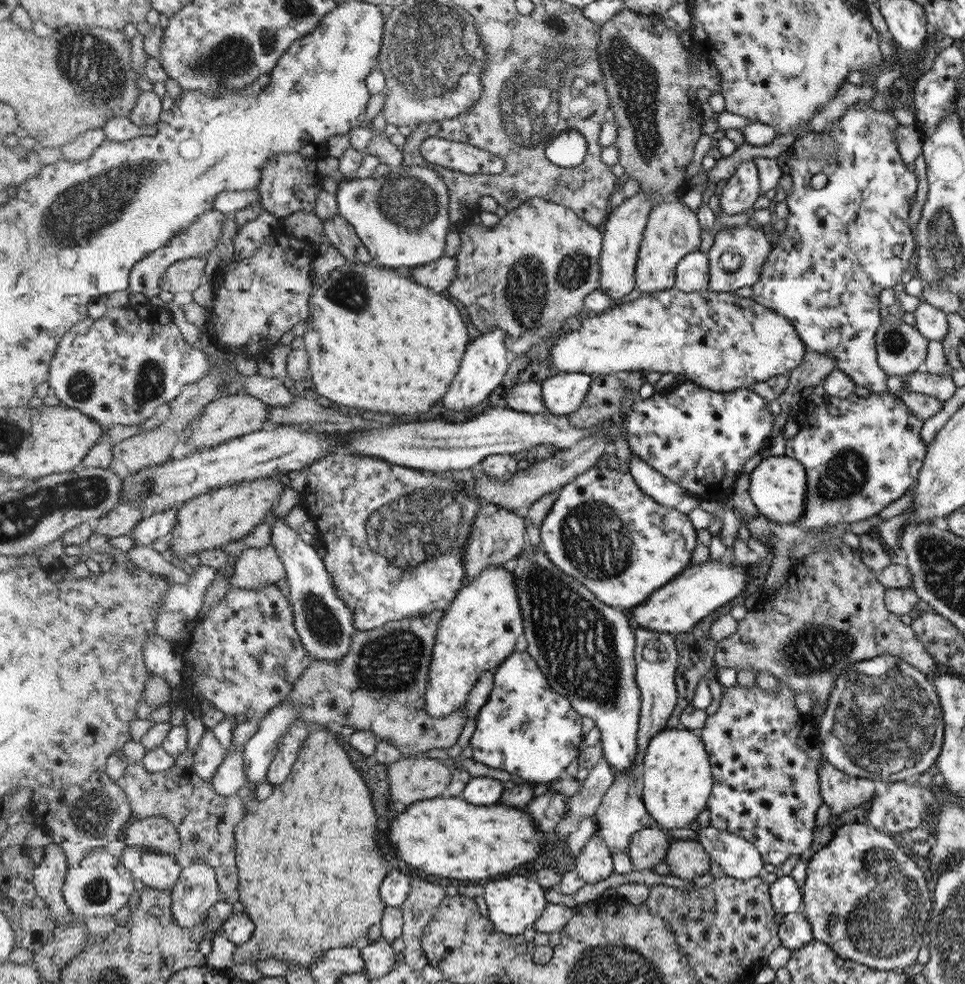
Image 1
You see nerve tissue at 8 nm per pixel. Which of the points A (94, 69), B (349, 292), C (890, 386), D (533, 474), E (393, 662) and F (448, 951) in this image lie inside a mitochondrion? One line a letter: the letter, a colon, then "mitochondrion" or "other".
A: mitochondrion
B: mitochondrion
C: other
D: other
E: mitochondrion
F: other

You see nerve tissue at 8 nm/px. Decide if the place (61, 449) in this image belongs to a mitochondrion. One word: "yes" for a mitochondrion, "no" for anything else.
no

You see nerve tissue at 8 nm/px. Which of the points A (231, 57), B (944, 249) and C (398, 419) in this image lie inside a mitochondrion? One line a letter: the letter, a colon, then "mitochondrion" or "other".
A: mitochondrion
B: mitochondrion
C: other

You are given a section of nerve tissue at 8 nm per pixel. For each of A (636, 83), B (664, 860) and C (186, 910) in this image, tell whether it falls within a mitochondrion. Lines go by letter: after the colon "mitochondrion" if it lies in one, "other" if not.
A: mitochondrion
B: other
C: other

